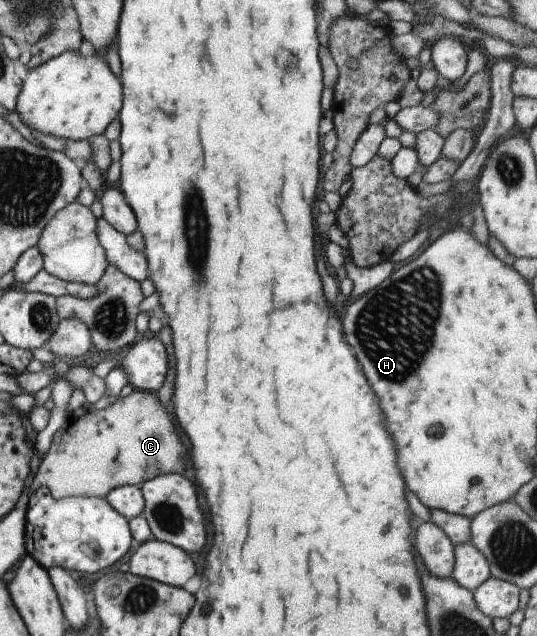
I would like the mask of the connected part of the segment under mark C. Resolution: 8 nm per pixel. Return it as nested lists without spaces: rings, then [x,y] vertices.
[[[133,390],[125,397],[118,397],[115,403],[103,409],[85,403],[67,412],[64,424],[53,433],[49,449],[41,458],[28,493],[33,493],[39,487],[47,487],[53,499],[73,496],[104,498],[115,487],[139,486],[159,475],[182,474],[185,452],[185,447],[177,437],[171,419],[155,392]]]

